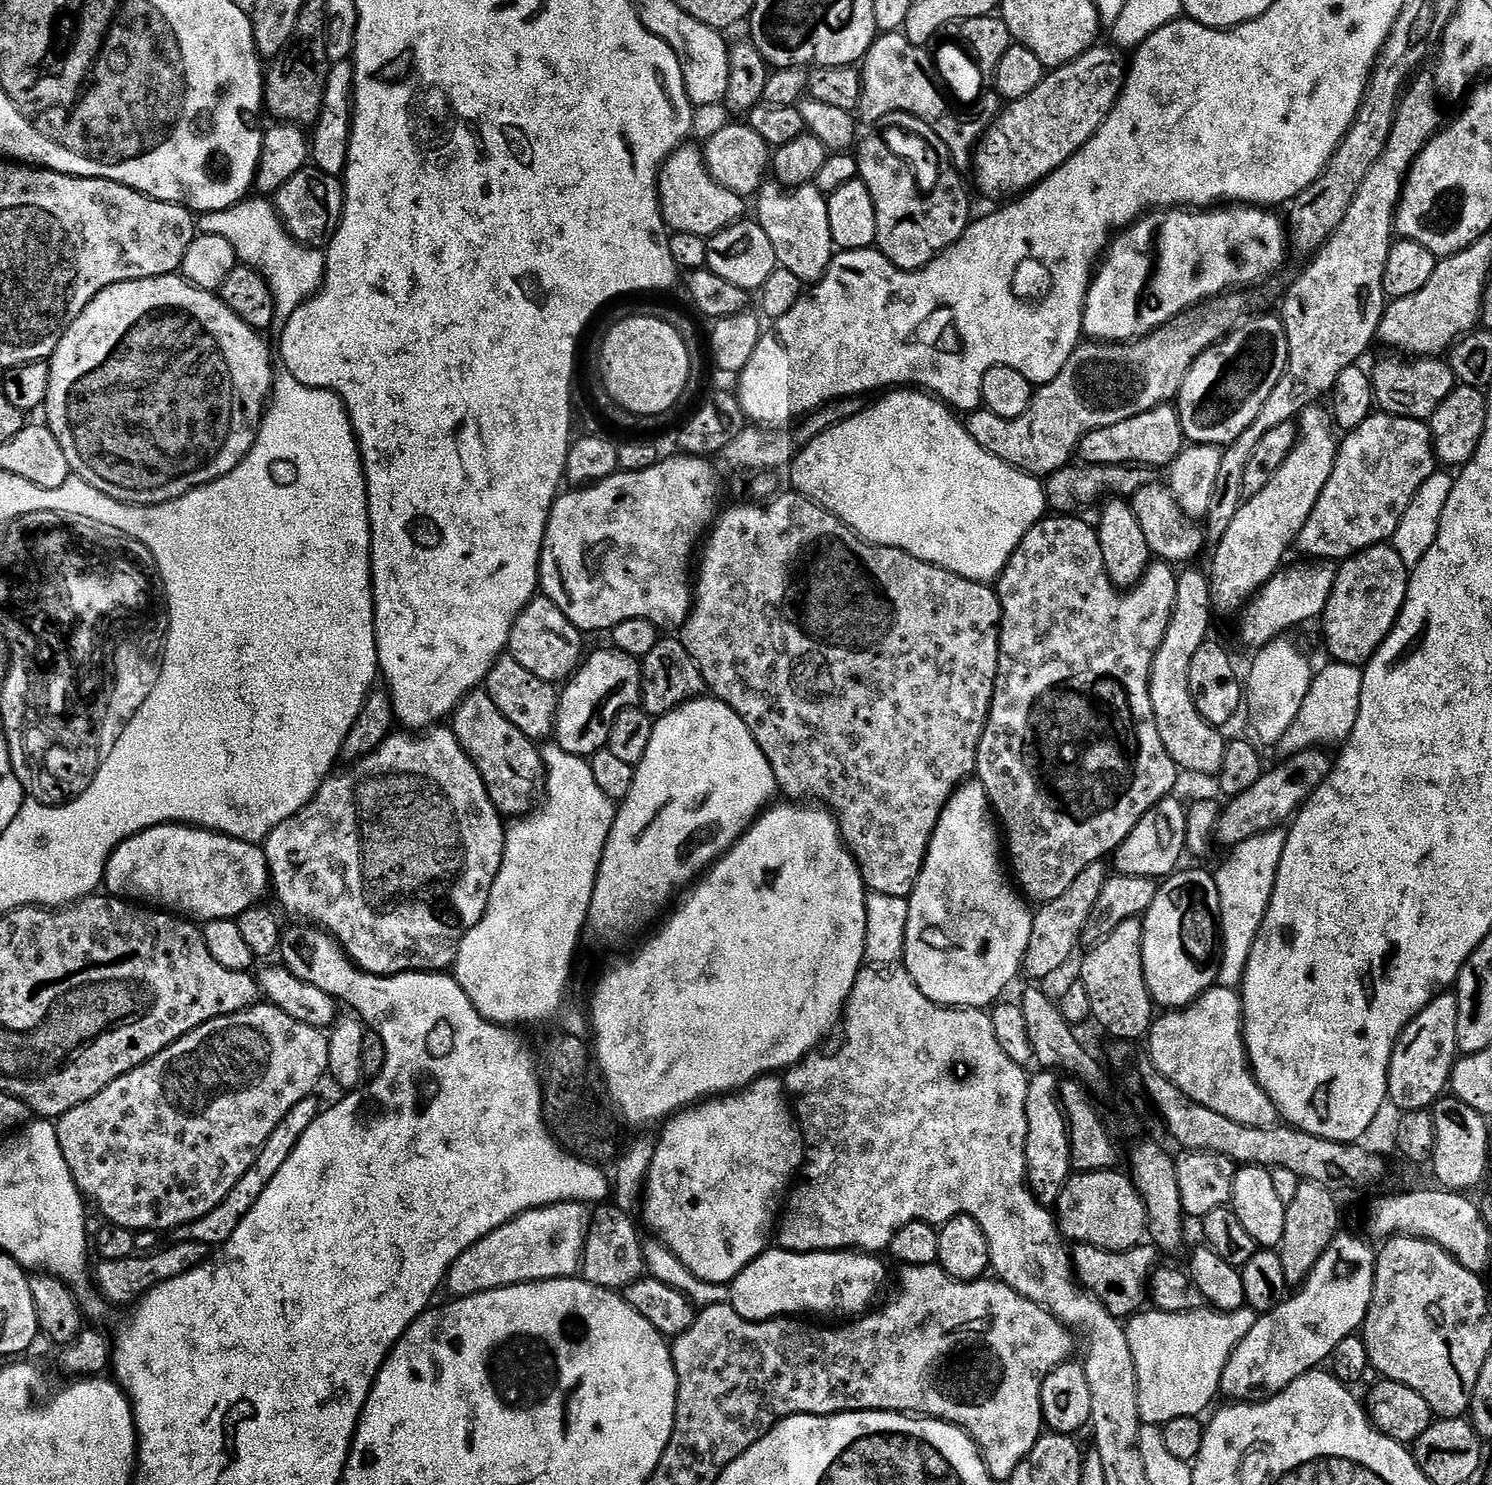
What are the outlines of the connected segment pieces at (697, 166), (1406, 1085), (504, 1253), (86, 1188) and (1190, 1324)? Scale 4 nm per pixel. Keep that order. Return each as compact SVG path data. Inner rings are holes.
M692 142L685 143L675 152L671 152L668 159L664 161L664 165L660 168L658 195L660 212L672 232L698 234L707 238L727 228L729 224L745 219L746 216L745 197L720 185L708 173L701 149L695 148Z
M1437 994L1408 1025L1401 1030L1388 1067L1388 1099L1402 1112L1428 1110L1445 1095L1452 1078L1452 1066L1458 1059L1458 1002L1455 995Z
M574 1200L532 1208L464 1251L448 1269L446 1292L448 1288L449 1297L459 1298L515 1284L533 1284L536 1280L575 1277L584 1259L589 1223L589 1205Z
M257 1002L251 1008L235 1012L229 1016L219 1016L202 1026L187 1032L181 1040L174 1041L169 1048L163 1048L157 1056L151 1056L145 1064L140 1064L134 1070L122 1074L110 1086L106 1086L94 1098L74 1106L65 1116L55 1121L58 1134L58 1146L62 1146L62 1154L66 1158L66 1166L70 1166L70 1174L76 1179L76 1187L81 1196L92 1200L100 1207L103 1218L109 1224L117 1224L130 1231L143 1234L143 1232L168 1232L186 1224L192 1224L198 1218L210 1214L214 1206L218 1206L238 1186L242 1174L250 1170L250 1166L260 1157L264 1143L274 1134L279 1124L285 1123L292 1112L316 1087L320 1079L325 1079L328 1071L328 1037L321 1029L306 1026L290 1014L278 1010L273 1004Z
M1249 1306L1232 1312L1203 1308L1192 1312L1144 1310L1126 1324L1134 1358L1138 1412L1143 1425L1161 1427L1180 1417L1199 1417L1220 1392L1222 1370L1230 1354L1254 1328L1257 1312Z

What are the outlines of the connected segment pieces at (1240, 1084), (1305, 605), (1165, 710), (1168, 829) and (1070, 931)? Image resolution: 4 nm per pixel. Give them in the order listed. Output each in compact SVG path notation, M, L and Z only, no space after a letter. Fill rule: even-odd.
M1213 986L1203 992L1194 1003L1157 1015L1146 1033L1147 1040L1148 1052L1152 1055L1149 1056L1151 1064L1194 1102L1242 1126L1270 1128L1277 1123L1276 1104L1262 1090L1256 1080L1256 1073L1248 1062L1248 1049L1244 1047L1244 1005L1240 1002L1237 989Z
M1313 559L1308 564L1292 564L1281 567L1276 575L1271 576L1247 601L1248 609L1244 612L1244 625L1240 632L1253 649L1259 649L1264 644L1281 637L1286 628L1294 628L1307 620L1323 617L1326 602L1330 602L1330 590L1334 590L1334 578L1337 565L1331 560Z
M1186 570L1177 575L1175 601L1165 625L1163 638L1151 662L1150 706L1154 710L1154 722L1162 738L1162 746L1176 763L1177 769L1201 772L1204 776L1215 777L1222 766L1226 736L1219 727L1202 718L1189 688L1189 666L1200 645L1208 639L1208 626L1212 618L1212 588L1209 577L1198 570Z
M1173 798L1160 800L1136 823L1134 830L1120 843L1114 853L1115 871L1121 876L1151 876L1167 878L1181 867L1180 855L1185 855L1188 839L1186 822L1188 808Z
M1097 862L1086 866L1074 882L1070 882L1070 890L1058 898L1054 898L1049 904L1043 905L1033 915L1032 929L1030 930L1030 946L1026 946L1026 954L1022 965L1023 975L1029 976L1029 981L1044 982L1047 976L1052 976L1068 959L1072 956L1072 951L1076 948L1080 936L1085 935L1088 919L1092 917L1092 912L1096 909L1098 894L1102 894L1102 886L1108 880L1109 869L1104 869L1103 863Z

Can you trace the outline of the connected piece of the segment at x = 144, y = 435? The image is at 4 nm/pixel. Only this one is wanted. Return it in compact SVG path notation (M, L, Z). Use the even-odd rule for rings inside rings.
M173 274L170 276L159 276L158 278L150 278L149 280L131 280L130 282L122 282L110 286L106 290L102 290L93 298L86 306L86 310L82 310L82 314L76 321L65 330L61 336L58 346L54 350L54 354L50 358L48 369L50 370L50 386L48 393L44 399L43 411L48 412L48 420L46 419L46 427L52 431L54 438L58 438L58 446L62 446L62 450L66 454L66 462L70 462L73 473L79 479L85 480L90 486L94 486L94 490L102 490L102 494L106 494L110 498L114 498L123 504L165 504L174 498L178 498L187 492L193 492L198 486L214 482L218 478L222 478L226 474L230 474L234 470L234 466L238 466L242 462L242 458L254 446L256 435L260 429L260 422L264 418L264 409L269 403L272 394L272 382L274 379L274 371L272 372L272 360L274 364L274 356L268 353L268 344L263 340L261 333L257 329L251 328L246 322L242 322L242 318L238 318L238 314L234 314L234 310L230 310L224 305L219 295L207 292L201 288L196 288L184 279L183 275Z

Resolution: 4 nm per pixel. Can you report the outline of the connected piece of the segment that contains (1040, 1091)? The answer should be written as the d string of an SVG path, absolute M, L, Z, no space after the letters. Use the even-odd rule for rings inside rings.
M1052 1070L1037 1071L1037 1076L1033 1075L1028 1081L1028 1093L1026 1094L1026 1126L1028 1133L1026 1134L1026 1166L1028 1167L1028 1187L1032 1190L1032 1195L1045 1206L1052 1206L1056 1203L1057 1196L1064 1188L1064 1184L1068 1181L1068 1177L1073 1175L1074 1169L1072 1166L1072 1143L1070 1141L1070 1133L1068 1130L1068 1121L1064 1115L1064 1109L1060 1106L1060 1094L1058 1091L1058 1079L1056 1080L1057 1073Z

